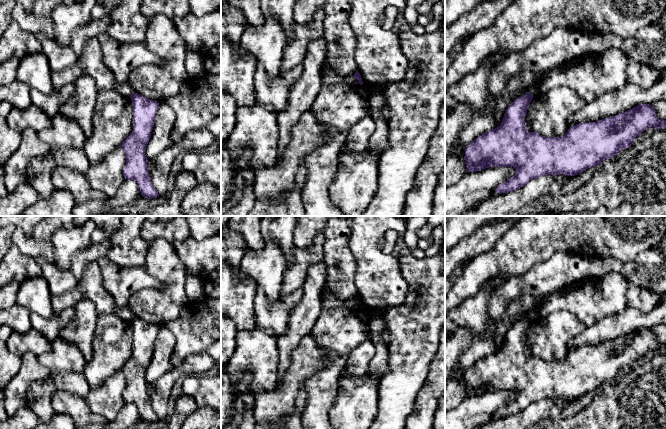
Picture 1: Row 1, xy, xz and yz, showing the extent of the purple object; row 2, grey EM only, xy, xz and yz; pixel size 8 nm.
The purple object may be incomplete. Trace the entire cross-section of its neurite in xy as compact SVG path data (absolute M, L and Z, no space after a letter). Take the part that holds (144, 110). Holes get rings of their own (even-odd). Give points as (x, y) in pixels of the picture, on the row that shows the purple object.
M134 92L130 98L133 105L133 130L120 146L126 155L123 176L125 179L135 180L141 195L152 199L159 194L147 169L145 149L151 138L159 103Z

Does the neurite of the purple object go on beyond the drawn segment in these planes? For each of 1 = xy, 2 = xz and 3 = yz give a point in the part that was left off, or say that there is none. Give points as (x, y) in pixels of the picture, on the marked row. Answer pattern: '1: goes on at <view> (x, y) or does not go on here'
1: does not go on here
2: does not go on here
3: does not go on here

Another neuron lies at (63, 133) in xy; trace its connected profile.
M60 113L51 119L51 126L39 132L38 139L47 144L50 149L82 148L86 137L78 124Z

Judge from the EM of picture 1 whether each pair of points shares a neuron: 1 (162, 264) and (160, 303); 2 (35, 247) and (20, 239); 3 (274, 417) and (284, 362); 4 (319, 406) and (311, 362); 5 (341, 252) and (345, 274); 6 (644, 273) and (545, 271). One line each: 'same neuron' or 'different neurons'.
1: same neuron
2: same neuron
3: different neurons
4: different neurons
5: same neuron
6: same neuron

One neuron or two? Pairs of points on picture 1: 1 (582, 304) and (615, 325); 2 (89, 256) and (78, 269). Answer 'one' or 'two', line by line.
1: two
2: one

